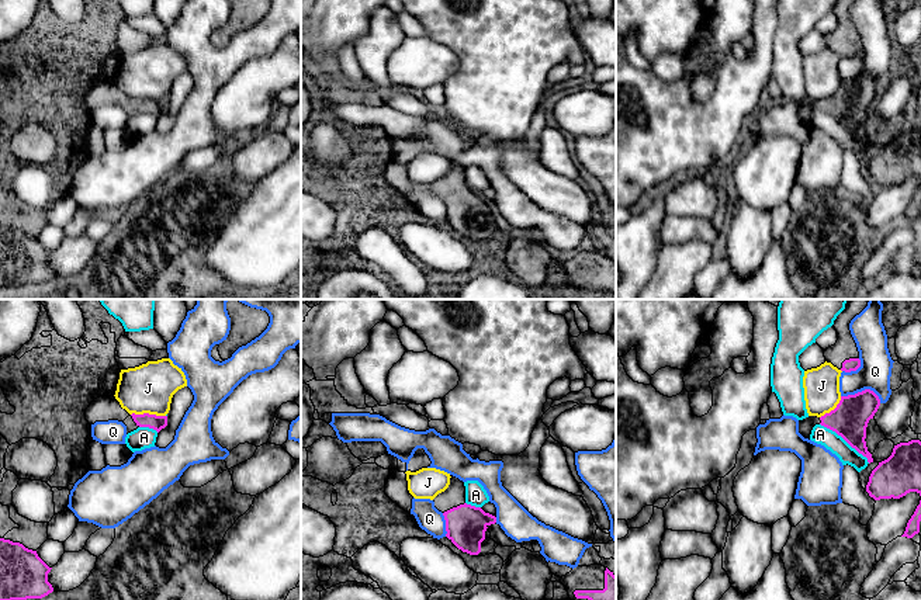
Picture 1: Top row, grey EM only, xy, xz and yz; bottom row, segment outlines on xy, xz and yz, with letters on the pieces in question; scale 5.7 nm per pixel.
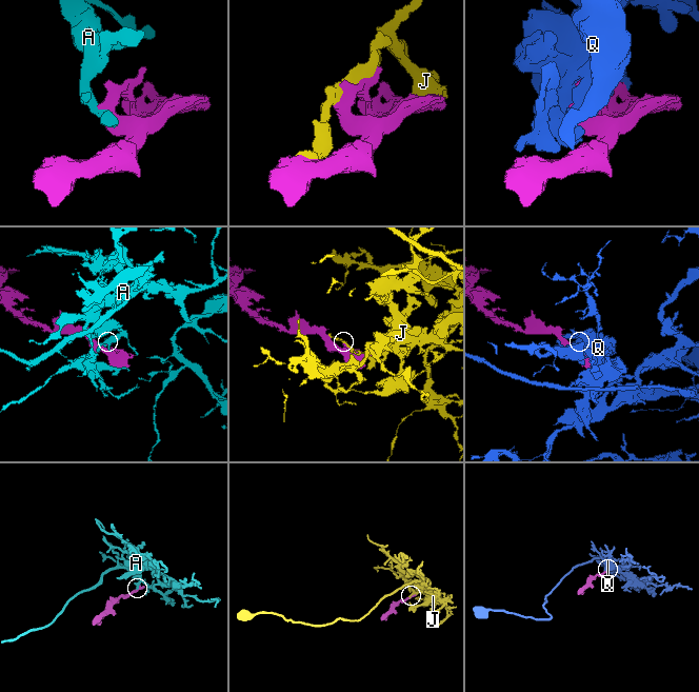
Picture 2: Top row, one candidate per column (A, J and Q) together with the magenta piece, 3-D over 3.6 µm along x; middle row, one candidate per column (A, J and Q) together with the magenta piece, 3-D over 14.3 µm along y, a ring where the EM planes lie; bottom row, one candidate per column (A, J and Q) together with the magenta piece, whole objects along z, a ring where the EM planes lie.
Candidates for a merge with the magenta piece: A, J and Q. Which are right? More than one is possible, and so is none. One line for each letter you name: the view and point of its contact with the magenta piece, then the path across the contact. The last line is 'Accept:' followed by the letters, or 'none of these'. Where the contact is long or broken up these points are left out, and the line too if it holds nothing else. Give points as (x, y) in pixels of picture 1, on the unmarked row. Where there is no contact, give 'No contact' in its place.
Accept: none of these

